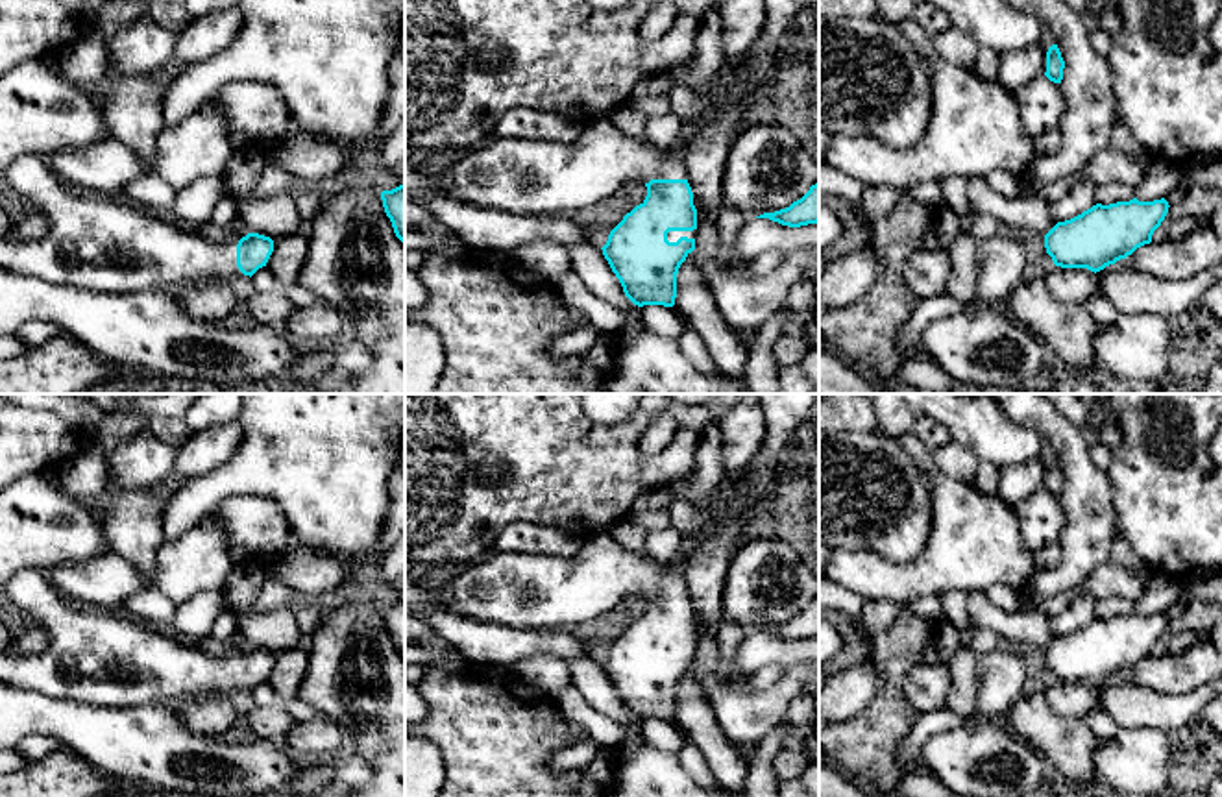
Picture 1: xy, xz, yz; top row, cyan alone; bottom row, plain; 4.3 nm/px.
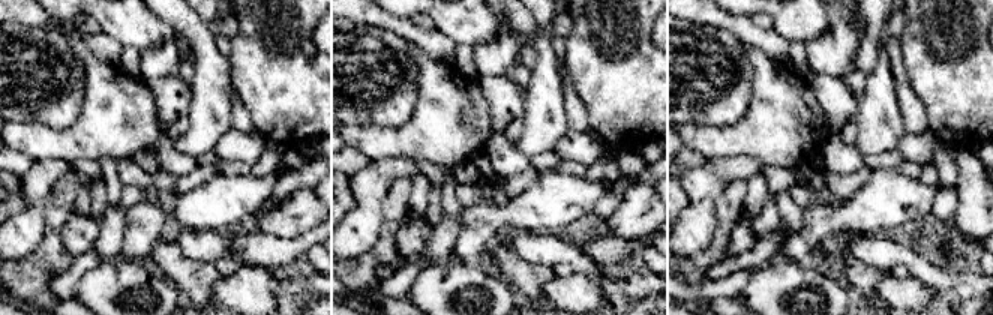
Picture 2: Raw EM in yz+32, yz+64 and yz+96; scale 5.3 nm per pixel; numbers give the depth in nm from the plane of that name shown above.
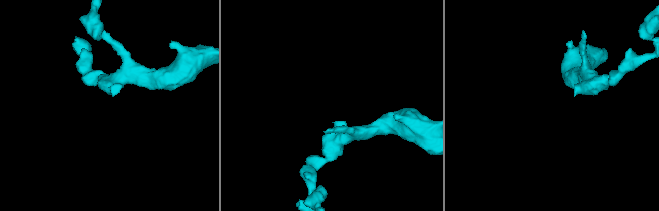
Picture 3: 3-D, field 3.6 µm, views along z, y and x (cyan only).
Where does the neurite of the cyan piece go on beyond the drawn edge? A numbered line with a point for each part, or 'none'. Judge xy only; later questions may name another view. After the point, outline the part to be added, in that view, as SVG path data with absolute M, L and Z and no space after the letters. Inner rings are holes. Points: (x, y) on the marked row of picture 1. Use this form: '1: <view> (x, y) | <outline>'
1: xy (100, 243) | M20 155L4 172L4 185L33 203L50 220L48 233L33 242L15 242L0 237L0 268L20 276L31 276L48 283L79 287L102 292L163 290L174 294L181 288L203 285L235 285L246 288L250 276L237 266L237 244L229 237L224 242L207 240L198 229L183 227L170 216L152 215L120 196L100 196L67 185L41 155Z

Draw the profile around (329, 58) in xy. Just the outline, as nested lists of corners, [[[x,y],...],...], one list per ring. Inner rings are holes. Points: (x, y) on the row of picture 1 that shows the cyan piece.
[[[238,0],[244,22],[222,52],[189,65],[163,94],[163,124],[176,126],[235,81],[263,81],[281,91],[299,129],[349,148],[377,150],[381,118],[390,92],[388,65],[405,26],[405,0]]]

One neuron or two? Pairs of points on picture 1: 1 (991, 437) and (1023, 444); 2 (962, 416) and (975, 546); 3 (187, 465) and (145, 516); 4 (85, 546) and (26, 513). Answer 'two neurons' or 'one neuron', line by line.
1: one neuron
2: two neurons
3: two neurons
4: one neuron

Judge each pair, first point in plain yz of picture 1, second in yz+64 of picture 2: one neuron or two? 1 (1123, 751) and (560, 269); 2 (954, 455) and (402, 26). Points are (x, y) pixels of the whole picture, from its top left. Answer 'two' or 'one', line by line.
1: two
2: one

